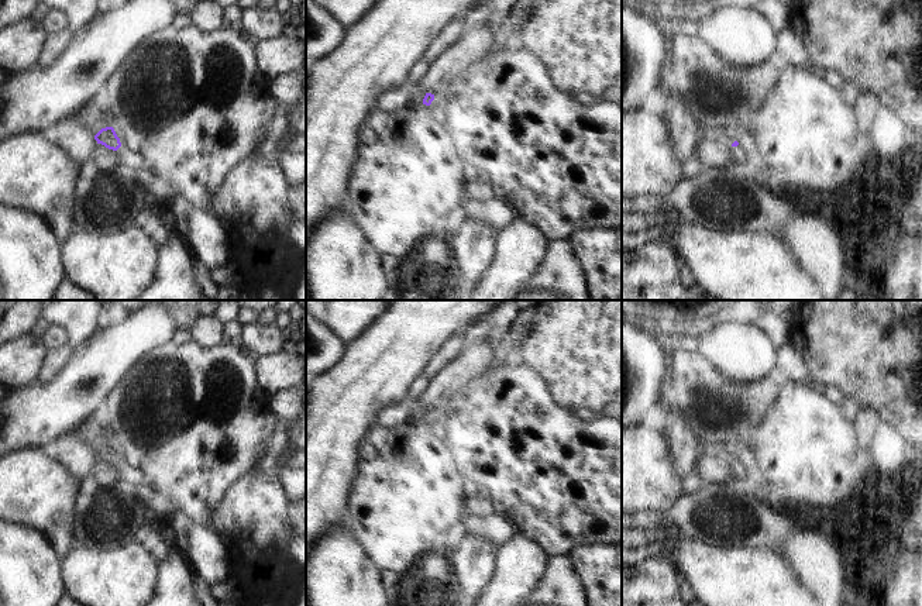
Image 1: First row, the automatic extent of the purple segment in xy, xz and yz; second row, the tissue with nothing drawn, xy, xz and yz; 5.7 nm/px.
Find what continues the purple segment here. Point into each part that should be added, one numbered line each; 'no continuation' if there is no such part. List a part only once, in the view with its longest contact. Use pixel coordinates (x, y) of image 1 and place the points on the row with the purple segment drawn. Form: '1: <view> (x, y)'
1: xz (437, 103)

